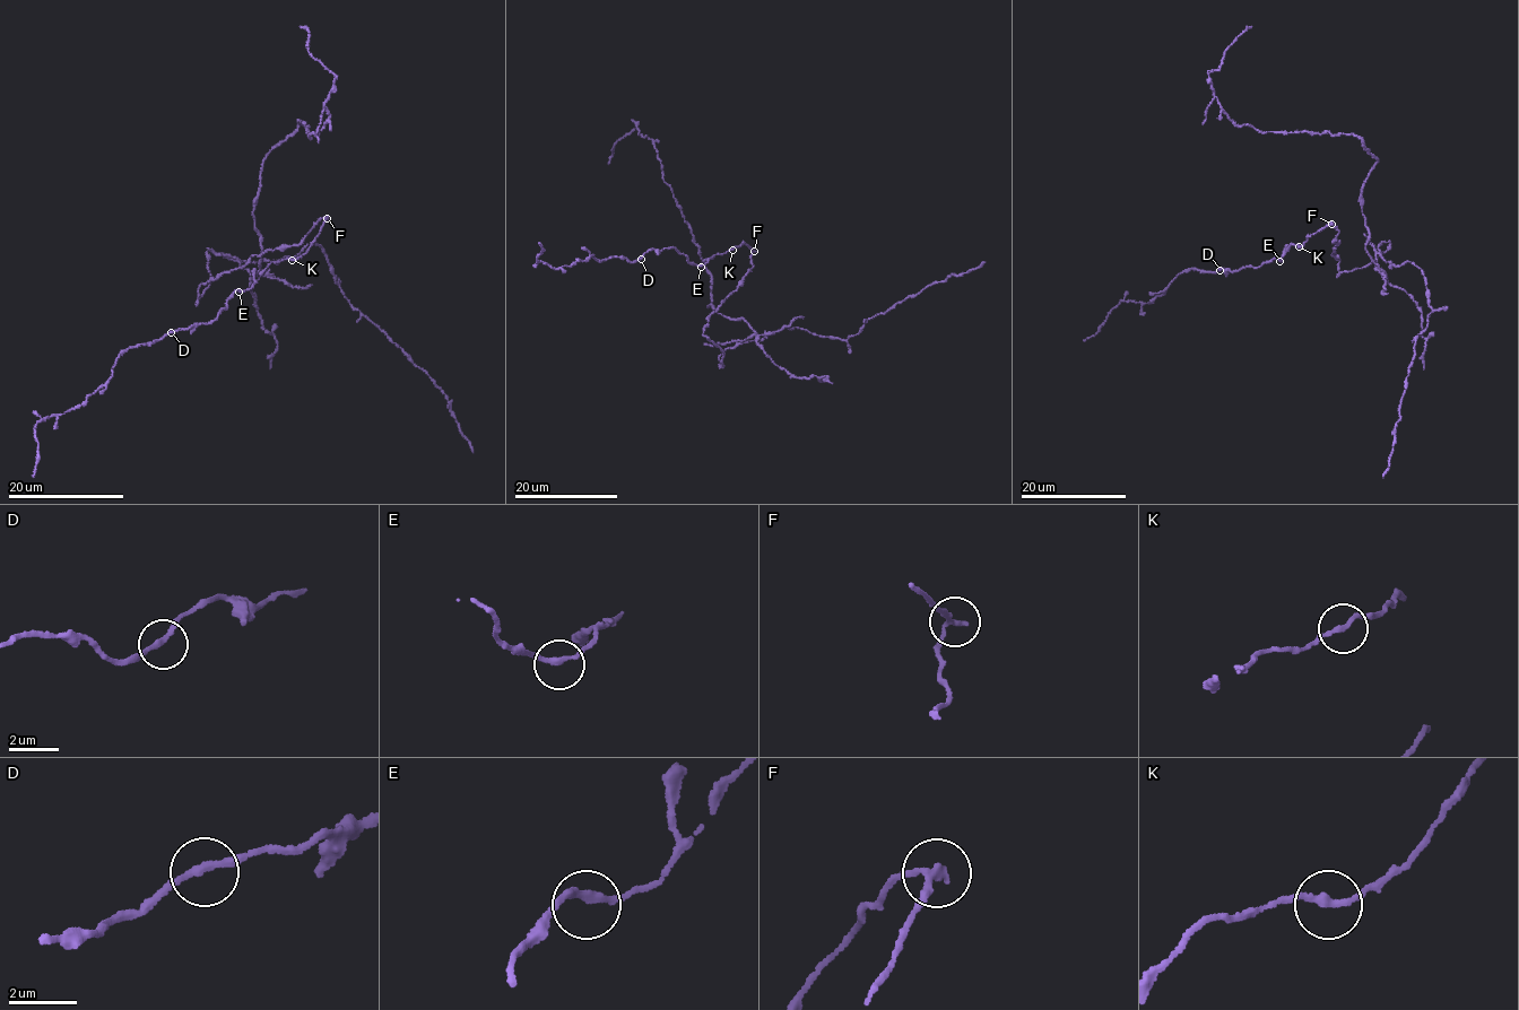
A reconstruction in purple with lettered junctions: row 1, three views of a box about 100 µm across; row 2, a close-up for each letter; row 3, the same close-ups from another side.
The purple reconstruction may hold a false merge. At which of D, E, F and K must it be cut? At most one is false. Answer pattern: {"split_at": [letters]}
{"split_at": ["F"]}

